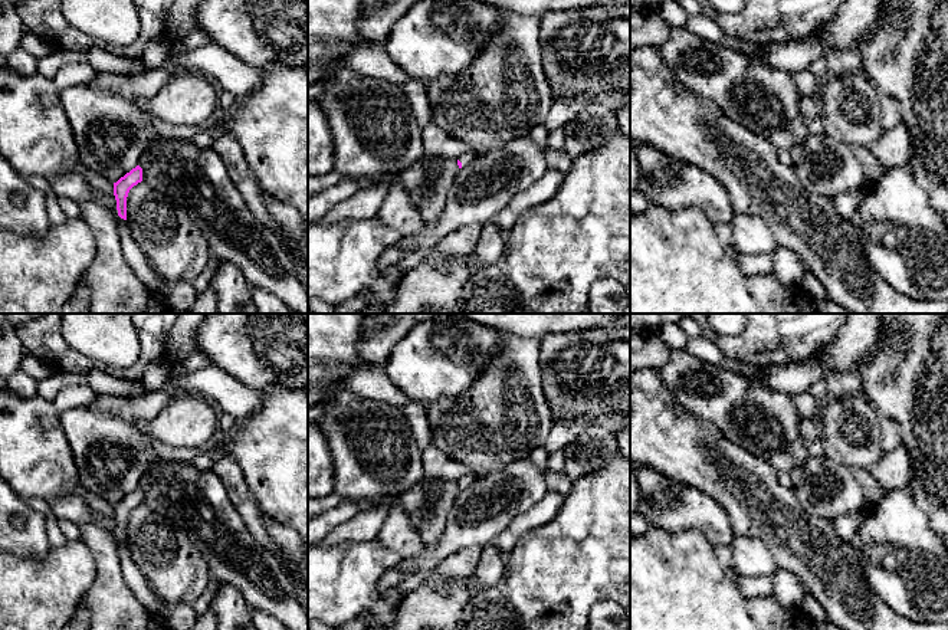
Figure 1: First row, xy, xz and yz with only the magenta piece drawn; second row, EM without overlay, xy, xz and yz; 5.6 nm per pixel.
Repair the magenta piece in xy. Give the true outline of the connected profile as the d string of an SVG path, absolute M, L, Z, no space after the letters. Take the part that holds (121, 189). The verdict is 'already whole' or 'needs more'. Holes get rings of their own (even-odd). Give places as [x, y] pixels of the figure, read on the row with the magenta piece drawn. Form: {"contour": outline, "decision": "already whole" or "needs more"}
{"contour": "M137 165L117 183L114 183L114 196L117 200L118 216L127 220L127 197L129 190L142 181L142 168Z", "decision": "already whole"}

